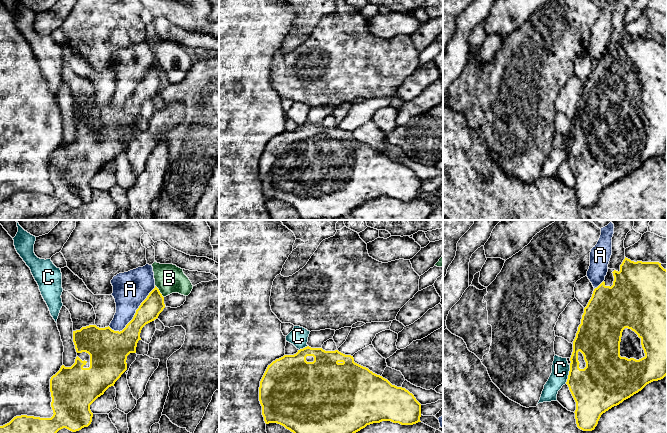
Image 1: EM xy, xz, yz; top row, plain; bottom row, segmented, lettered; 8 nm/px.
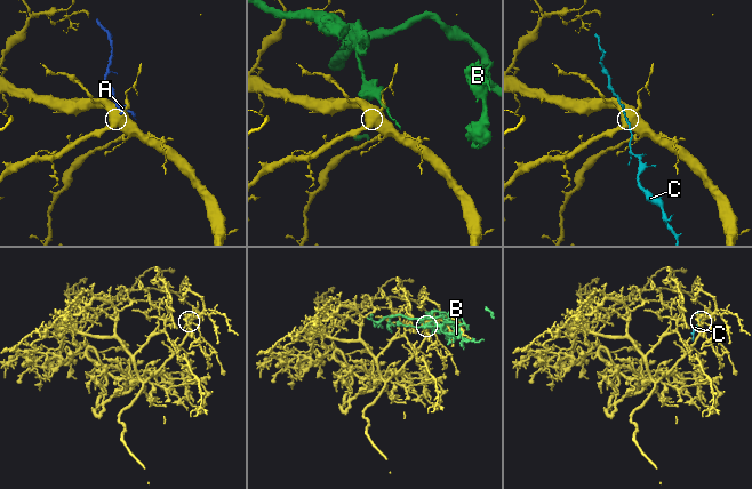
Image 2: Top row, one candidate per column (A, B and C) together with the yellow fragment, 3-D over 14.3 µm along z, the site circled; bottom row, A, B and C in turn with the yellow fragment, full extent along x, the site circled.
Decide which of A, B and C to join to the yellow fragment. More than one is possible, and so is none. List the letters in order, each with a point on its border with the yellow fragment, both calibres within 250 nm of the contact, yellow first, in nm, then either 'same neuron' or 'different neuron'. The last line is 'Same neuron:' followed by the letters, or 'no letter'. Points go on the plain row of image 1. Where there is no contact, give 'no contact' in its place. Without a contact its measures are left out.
A: contact xy (134, 91); calibres 200 and 280 nm; different neuron
B: contact xy (159, 67); calibres 170 and 240 nm; different neuron
C: contact yz (569, 150); calibres 380 and 140 nm; different neuron
Same neuron: no letter

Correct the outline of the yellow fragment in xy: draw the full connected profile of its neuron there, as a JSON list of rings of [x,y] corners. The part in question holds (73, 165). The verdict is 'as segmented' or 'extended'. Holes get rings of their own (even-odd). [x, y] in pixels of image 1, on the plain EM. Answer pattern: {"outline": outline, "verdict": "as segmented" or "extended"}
{"outline": [[[155,62],[122,107],[114,107],[109,102],[99,104],[96,101],[73,107],[73,118],[77,128],[75,139],[71,143],[62,141],[50,155],[53,192],[51,194],[27,191],[14,193],[9,199],[0,202],[0,220],[26,220],[36,216],[50,215],[63,204],[76,208],[88,203],[93,193],[90,181],[109,163],[114,162],[127,146],[127,132],[130,129],[136,129],[142,104],[157,95],[164,84],[164,73]]], "verdict": "extended"}

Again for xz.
{"outline": [[[309,122],[298,126],[298,128],[294,131],[284,131],[283,133],[276,135],[270,141],[268,141],[260,157],[259,177],[262,182],[262,191],[264,193],[265,199],[277,199],[284,202],[286,205],[293,208],[302,220],[339,220],[347,216],[354,209],[365,204],[367,201],[380,199],[382,197],[391,197],[401,201],[413,201],[421,198],[421,180],[408,166],[392,161],[382,152],[377,151],[370,147],[368,144],[355,139],[354,134],[351,131],[345,131],[338,126],[325,127],[322,124],[311,124]]], "verdict": "extended"}

